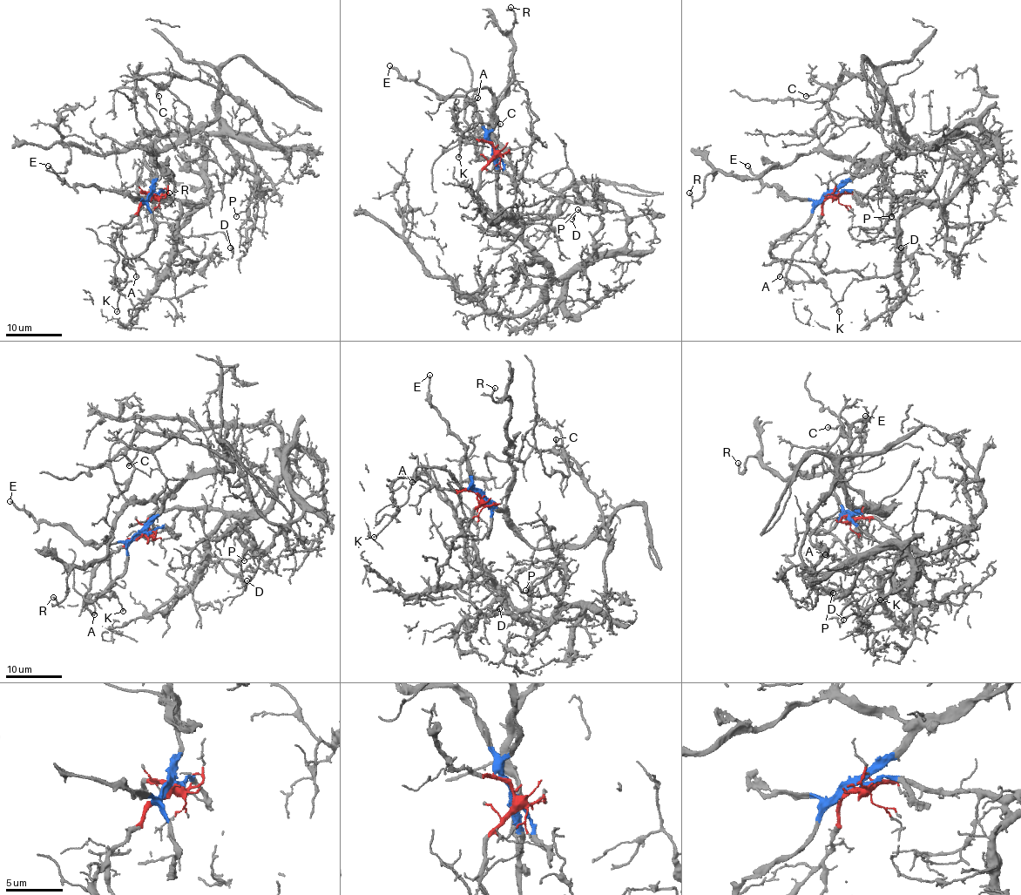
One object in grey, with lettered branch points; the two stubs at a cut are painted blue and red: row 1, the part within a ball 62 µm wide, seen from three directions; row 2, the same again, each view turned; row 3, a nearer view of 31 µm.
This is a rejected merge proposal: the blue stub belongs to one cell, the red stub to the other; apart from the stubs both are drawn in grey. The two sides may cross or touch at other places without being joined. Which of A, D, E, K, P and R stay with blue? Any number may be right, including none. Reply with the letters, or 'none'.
A, E, K, R

